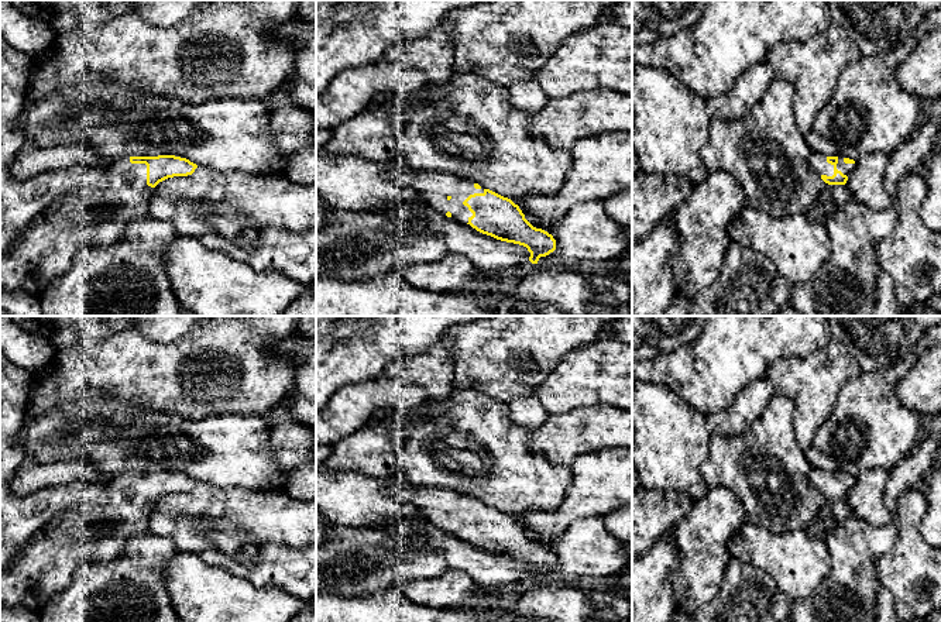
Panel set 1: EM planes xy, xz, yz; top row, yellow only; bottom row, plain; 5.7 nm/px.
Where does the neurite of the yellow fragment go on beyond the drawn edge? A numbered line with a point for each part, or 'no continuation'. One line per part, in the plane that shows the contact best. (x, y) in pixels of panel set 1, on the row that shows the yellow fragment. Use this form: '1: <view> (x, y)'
1: xz (433, 188)

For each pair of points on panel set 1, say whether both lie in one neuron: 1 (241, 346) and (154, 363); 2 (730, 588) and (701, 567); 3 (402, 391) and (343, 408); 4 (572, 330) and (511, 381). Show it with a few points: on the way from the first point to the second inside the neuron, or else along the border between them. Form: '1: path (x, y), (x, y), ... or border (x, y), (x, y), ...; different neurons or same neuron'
1: path (220, 353), (186, 353), (175, 363); same neuron
2: border (731, 556), (720, 590), (701, 607); different neurons
3: path (388, 392), (373, 394), (357, 402); same neuron
4: path (550, 330), (538, 330), (511, 360); same neuron

